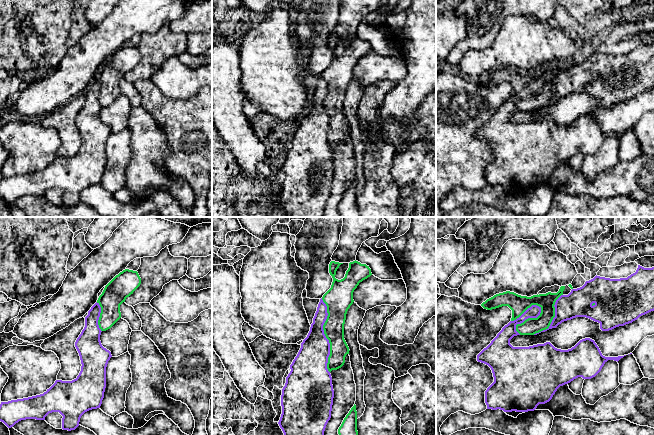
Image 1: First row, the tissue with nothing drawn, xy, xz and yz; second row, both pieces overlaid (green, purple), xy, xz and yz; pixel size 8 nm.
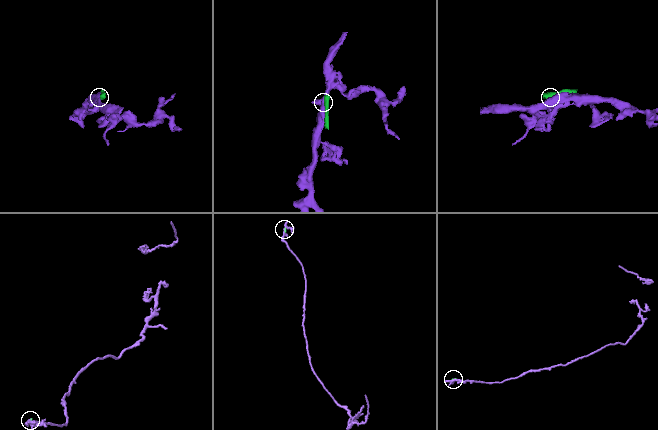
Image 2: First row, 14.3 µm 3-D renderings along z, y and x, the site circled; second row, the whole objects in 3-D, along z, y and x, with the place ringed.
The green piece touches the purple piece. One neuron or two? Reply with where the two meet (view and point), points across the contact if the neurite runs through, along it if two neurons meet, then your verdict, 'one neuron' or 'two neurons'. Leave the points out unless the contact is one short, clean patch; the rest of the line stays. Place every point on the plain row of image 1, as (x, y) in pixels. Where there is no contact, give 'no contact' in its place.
xz (325, 111) | two neurons

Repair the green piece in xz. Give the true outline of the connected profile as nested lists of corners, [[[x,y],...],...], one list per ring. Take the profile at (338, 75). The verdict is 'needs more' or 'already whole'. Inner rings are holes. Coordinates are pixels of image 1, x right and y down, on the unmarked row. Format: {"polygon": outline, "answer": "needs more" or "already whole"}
{"polygon": [[[343,0],[340,10],[339,21],[334,27],[329,40],[329,49],[333,54],[331,64],[323,71],[322,76],[327,82],[327,95],[323,101],[326,114],[330,119],[330,131],[328,133],[327,145],[329,148],[341,144],[345,139],[345,133],[349,130],[349,123],[344,115],[344,100],[346,90],[353,80],[353,68],[360,58],[372,51],[371,45],[366,40],[356,36],[356,31],[362,19],[371,13],[378,13],[380,0]],[[343,39],[348,39],[349,44],[345,53],[341,56],[335,54],[336,47]]], "answer": "needs more"}

